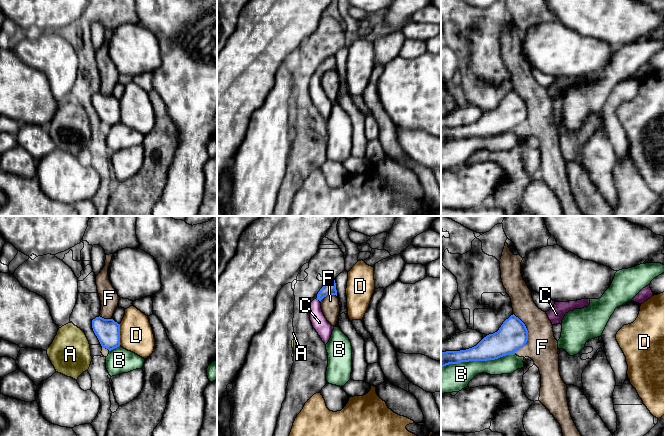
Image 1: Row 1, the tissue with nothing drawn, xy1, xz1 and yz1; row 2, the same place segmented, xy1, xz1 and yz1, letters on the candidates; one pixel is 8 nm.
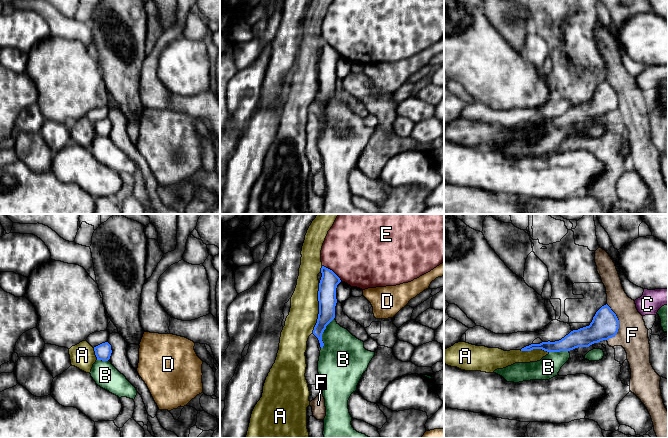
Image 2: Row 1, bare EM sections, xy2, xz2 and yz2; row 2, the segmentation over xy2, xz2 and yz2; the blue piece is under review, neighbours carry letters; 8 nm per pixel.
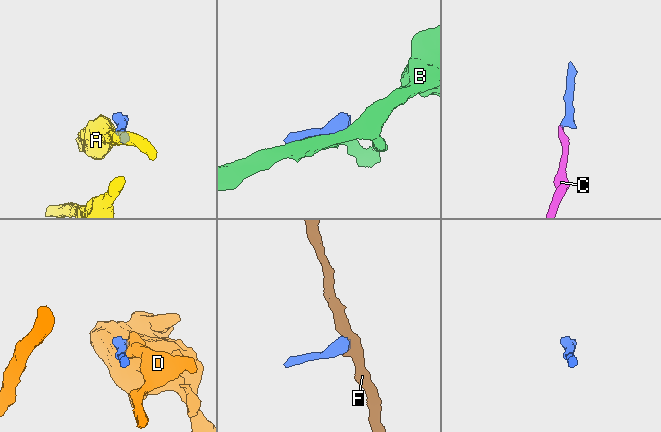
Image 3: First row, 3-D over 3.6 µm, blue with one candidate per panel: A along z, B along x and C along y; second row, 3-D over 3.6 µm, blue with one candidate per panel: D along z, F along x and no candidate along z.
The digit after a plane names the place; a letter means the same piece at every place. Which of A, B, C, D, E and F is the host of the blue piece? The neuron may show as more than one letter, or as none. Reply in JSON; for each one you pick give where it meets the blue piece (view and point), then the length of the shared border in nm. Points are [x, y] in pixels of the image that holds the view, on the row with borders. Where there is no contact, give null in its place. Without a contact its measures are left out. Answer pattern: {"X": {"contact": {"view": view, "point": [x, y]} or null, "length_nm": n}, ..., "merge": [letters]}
{"C": {"contact": {"view": "xz1", "point": [318, 299]}, "length_nm": 40}, "merge": ["C"]}

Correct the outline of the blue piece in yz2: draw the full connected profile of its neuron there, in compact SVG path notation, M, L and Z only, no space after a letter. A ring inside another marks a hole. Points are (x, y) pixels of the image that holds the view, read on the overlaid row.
M606 304L593 317L589 326L571 331L559 341L531 344L521 351L542 349L547 352L570 351L578 347L589 347L594 343L615 337L619 329L619 320L616 314Z

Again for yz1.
M513 314L497 332L487 335L476 346L466 350L441 352L441 367L461 362L495 360L515 354L527 341L528 330L525 324Z

